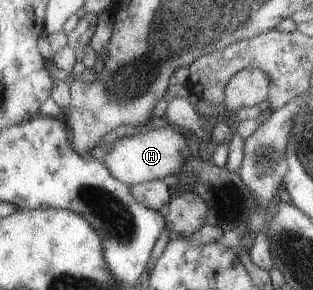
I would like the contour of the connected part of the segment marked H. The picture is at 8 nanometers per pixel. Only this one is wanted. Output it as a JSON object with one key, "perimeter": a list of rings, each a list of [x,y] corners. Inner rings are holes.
{"perimeter":[[[165,126],[164,128],[152,128],[142,134],[126,136],[112,144],[111,150],[104,156],[106,168],[112,172],[114,178],[118,178],[126,185],[134,187],[140,183],[166,179],[172,174],[182,172],[186,158],[190,156],[188,146],[186,146],[187,135],[178,128]]]}

